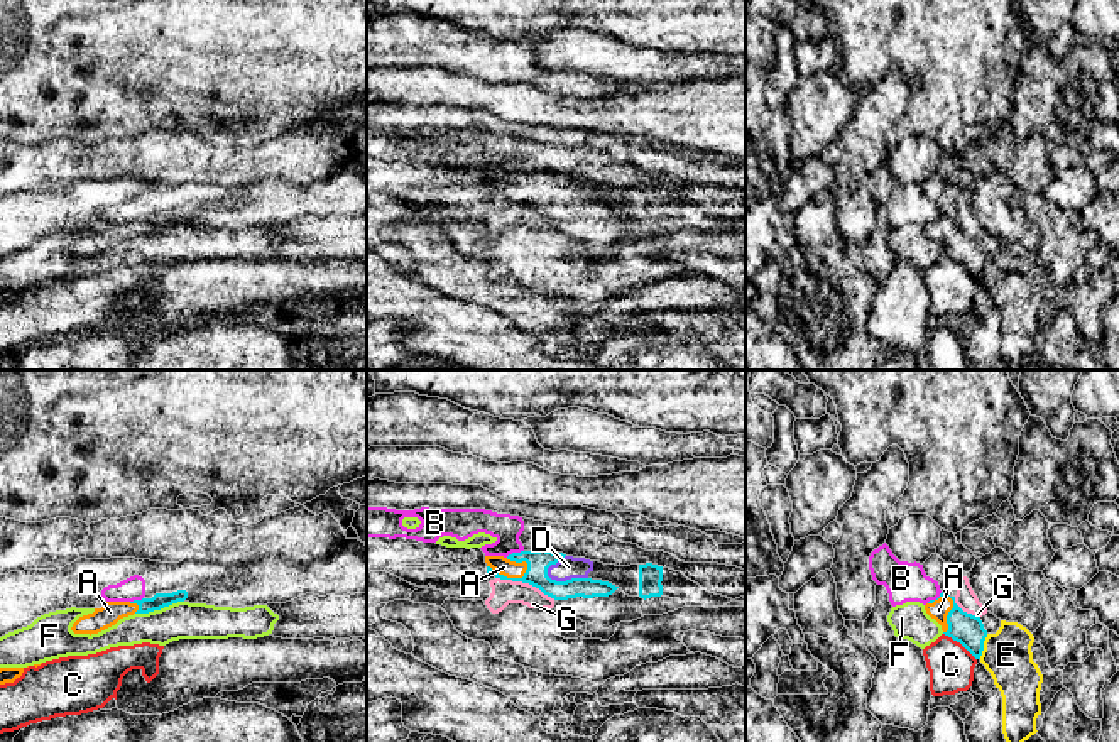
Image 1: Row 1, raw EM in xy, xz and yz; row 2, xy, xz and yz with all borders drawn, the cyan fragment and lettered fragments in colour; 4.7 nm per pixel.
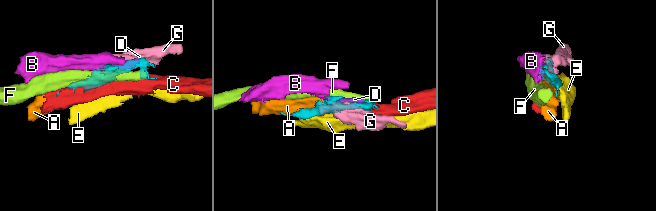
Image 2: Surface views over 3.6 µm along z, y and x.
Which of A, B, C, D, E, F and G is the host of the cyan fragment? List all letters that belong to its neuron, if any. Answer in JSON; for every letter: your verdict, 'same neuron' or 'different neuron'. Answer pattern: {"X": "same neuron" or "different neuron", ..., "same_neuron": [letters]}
{"A": "same neuron", "B": "different neuron", "C": "different neuron", "D": "same neuron", "E": "different neuron", "F": "different neuron", "G": "different neuron", "same_neuron": ["A", "D"]}

